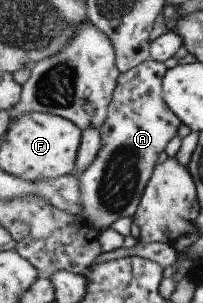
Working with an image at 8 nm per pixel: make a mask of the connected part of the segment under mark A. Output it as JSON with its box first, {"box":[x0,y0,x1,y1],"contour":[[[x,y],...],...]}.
{"box":[71,59,184,231],"contour":[[[149,59],[120,74],[107,121],[99,129],[102,144],[98,158],[82,174],[77,174],[76,169],[71,173],[81,178],[84,214],[99,231],[111,227],[121,217],[136,215],[159,155],[184,124],[163,97],[167,70],[163,63]]]}

